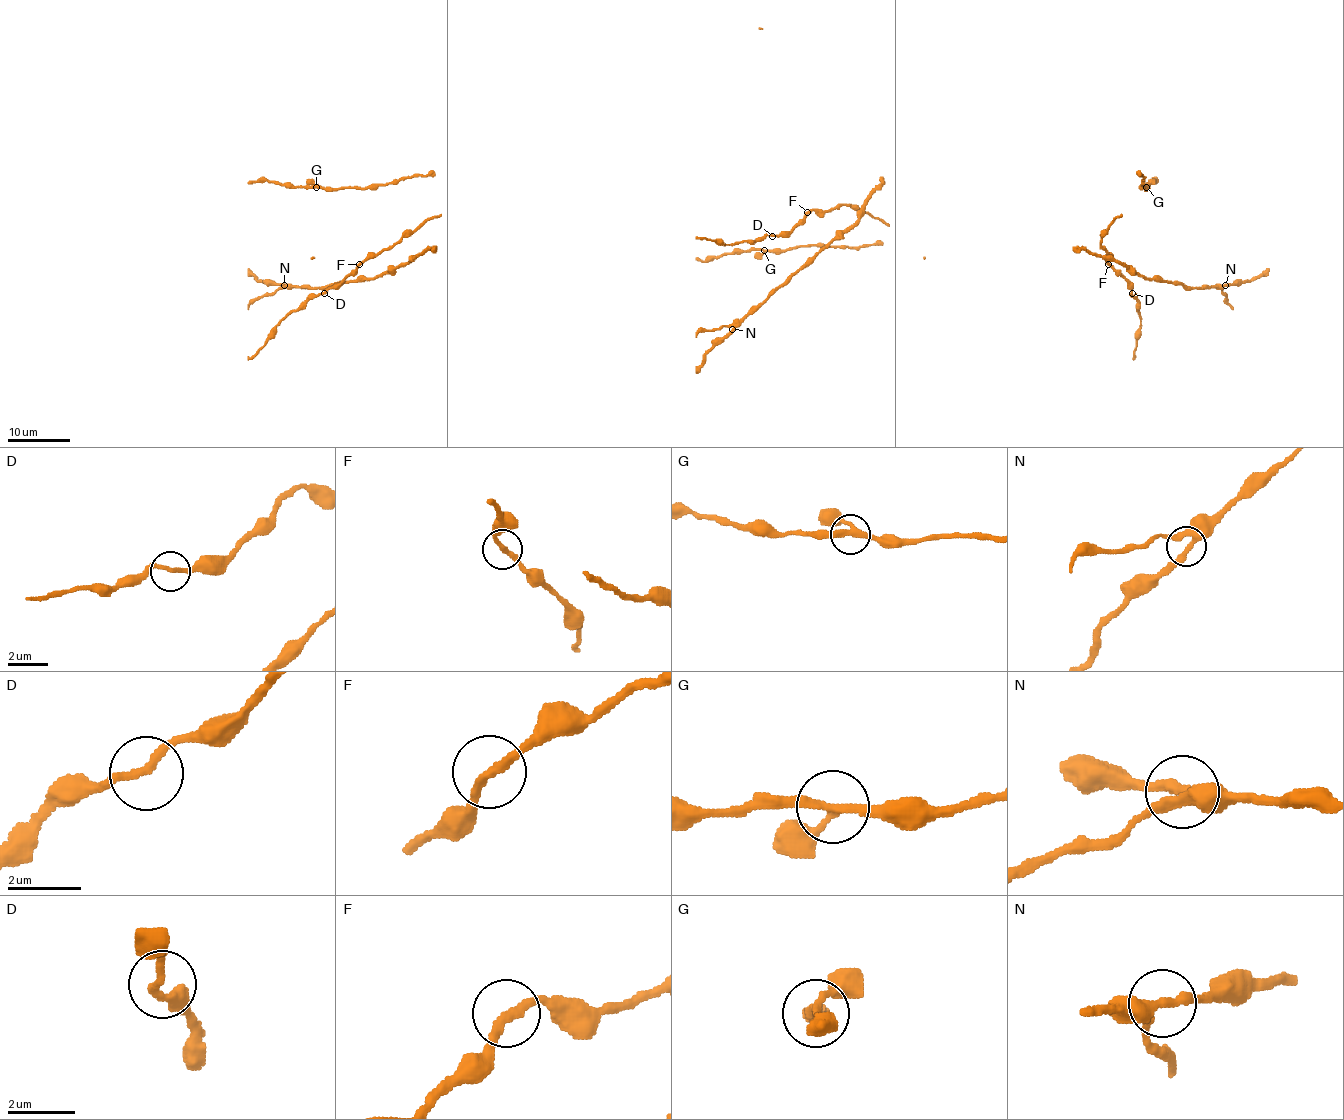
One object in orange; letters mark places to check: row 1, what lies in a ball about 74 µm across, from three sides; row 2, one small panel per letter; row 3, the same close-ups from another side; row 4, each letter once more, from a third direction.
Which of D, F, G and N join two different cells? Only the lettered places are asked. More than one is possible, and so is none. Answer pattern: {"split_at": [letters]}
{"split_at": []}

